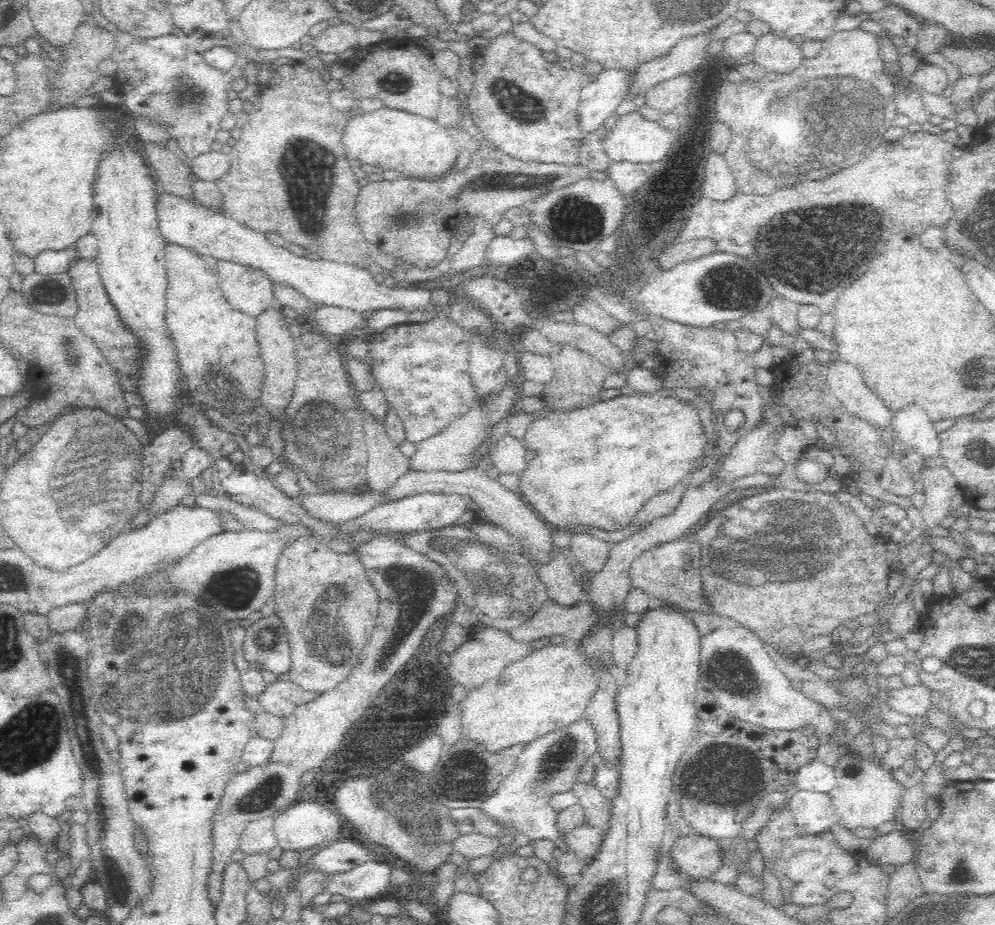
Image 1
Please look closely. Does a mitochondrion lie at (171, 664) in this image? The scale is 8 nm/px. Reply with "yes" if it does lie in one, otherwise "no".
yes

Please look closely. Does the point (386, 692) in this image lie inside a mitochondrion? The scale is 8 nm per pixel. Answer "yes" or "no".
yes

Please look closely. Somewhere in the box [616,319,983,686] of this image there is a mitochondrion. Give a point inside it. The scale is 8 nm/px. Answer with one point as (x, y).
(763, 550)

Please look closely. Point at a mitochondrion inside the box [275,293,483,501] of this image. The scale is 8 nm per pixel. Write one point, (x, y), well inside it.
(310, 433)

